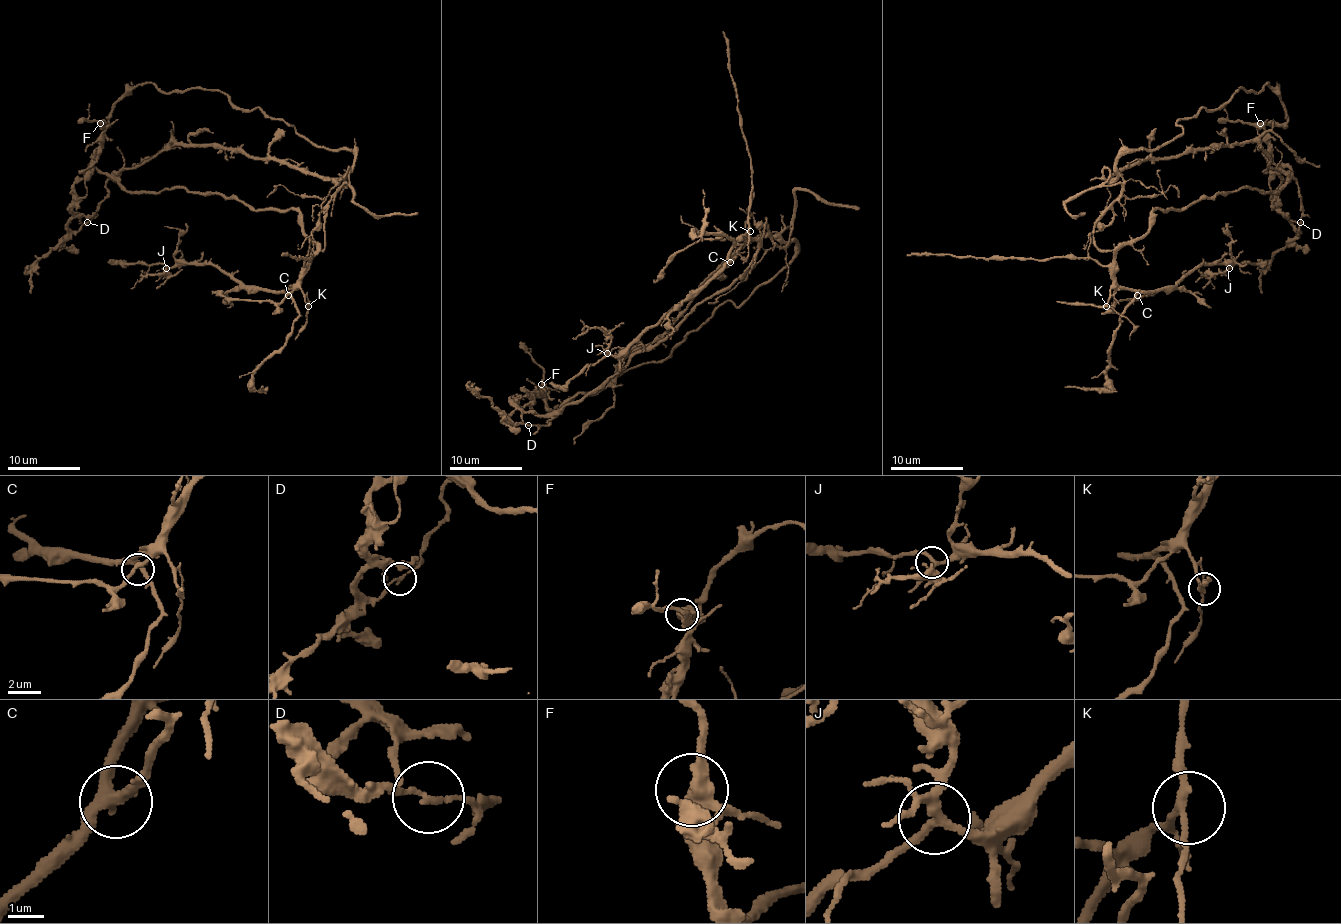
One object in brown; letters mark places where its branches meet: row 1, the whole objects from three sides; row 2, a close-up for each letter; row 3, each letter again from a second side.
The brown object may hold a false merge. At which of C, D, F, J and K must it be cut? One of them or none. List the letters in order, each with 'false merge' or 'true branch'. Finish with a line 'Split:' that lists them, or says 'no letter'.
C: true branch
D: false merge
F: true branch
J: true branch
K: true branch
Split: D

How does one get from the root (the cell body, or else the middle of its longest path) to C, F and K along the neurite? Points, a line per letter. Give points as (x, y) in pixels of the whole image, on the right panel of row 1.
C: (1168, 209), (1155, 209), (1152, 226), (1115, 255), (1115, 282), (1137, 295)
F: (1168, 209), (1187, 209), (1203, 198), (1241, 187), (1276, 193), (1291, 171), (1272, 160), (1269, 132), (1260, 123)
K: (1168, 209), (1155, 209), (1152, 213), (1152, 226), (1117, 251), (1113, 286), (1106, 306)

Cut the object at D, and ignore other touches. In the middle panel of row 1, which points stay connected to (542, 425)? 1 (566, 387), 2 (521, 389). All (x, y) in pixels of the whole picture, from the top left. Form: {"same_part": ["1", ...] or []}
{"same_part": ["2"]}

